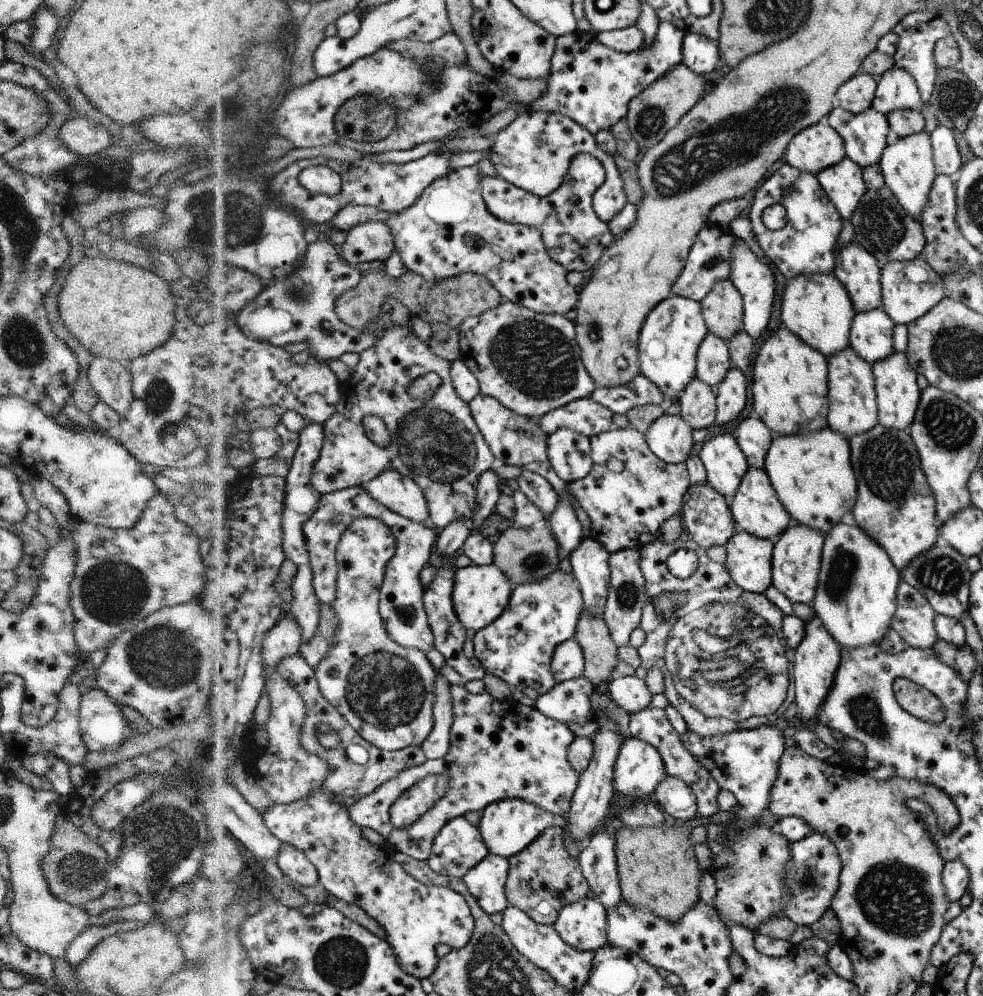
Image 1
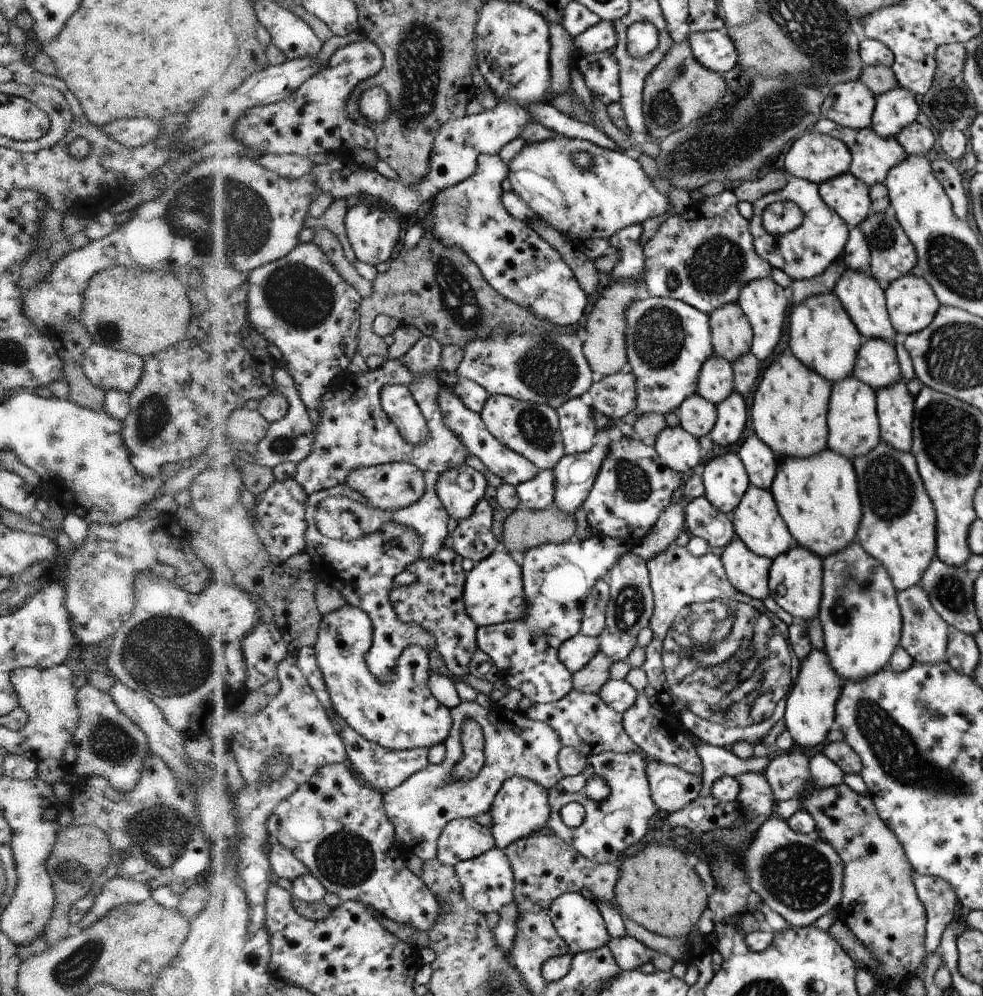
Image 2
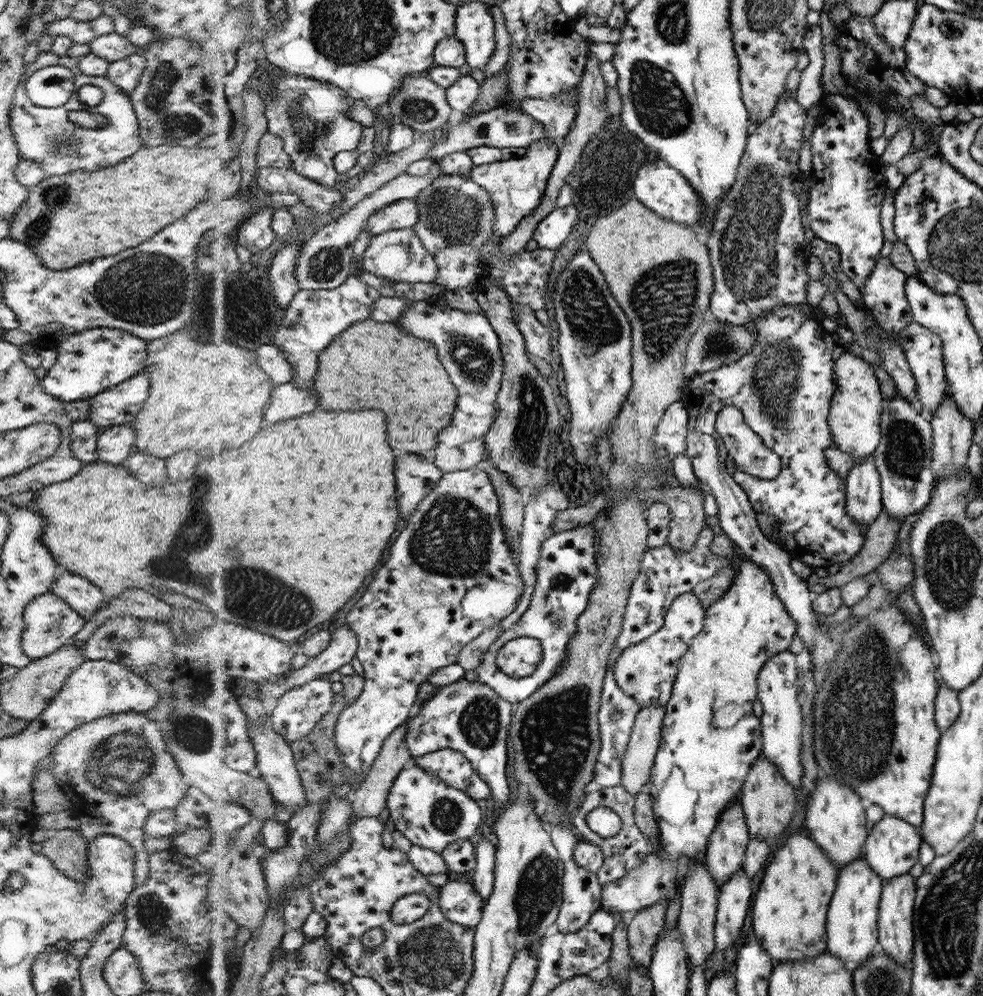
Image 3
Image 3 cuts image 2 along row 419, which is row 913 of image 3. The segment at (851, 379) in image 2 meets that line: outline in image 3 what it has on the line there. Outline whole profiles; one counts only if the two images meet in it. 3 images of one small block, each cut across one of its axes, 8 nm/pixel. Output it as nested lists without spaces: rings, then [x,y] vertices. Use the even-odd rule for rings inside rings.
[[[864,854],[854,862],[846,864],[838,879],[836,896],[830,903],[829,954],[846,964],[850,971],[856,971],[871,960],[874,946],[880,941],[876,932],[876,920],[880,915],[881,894],[884,890],[882,878],[870,868]]]

